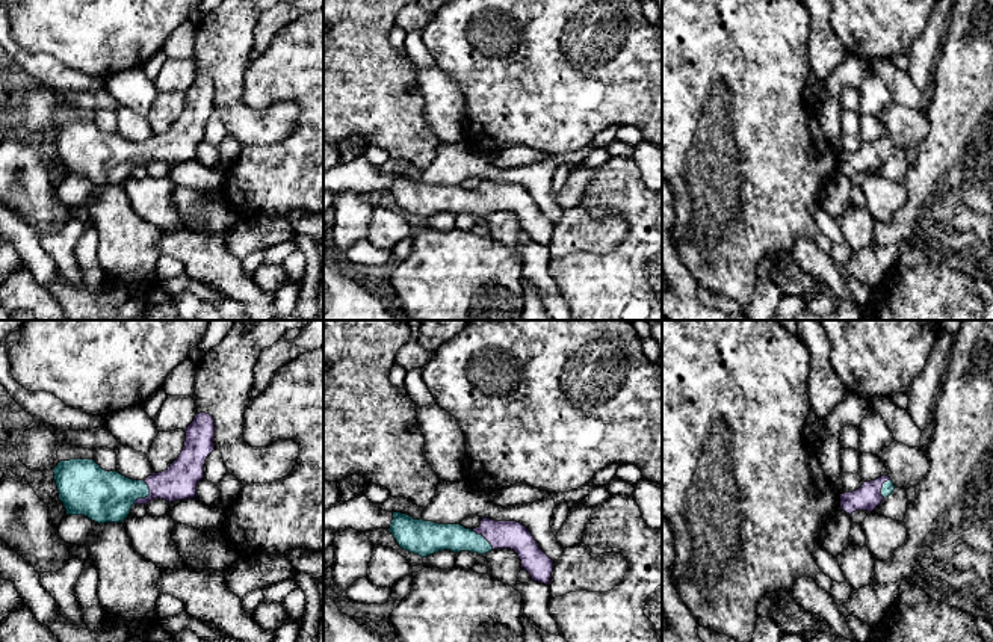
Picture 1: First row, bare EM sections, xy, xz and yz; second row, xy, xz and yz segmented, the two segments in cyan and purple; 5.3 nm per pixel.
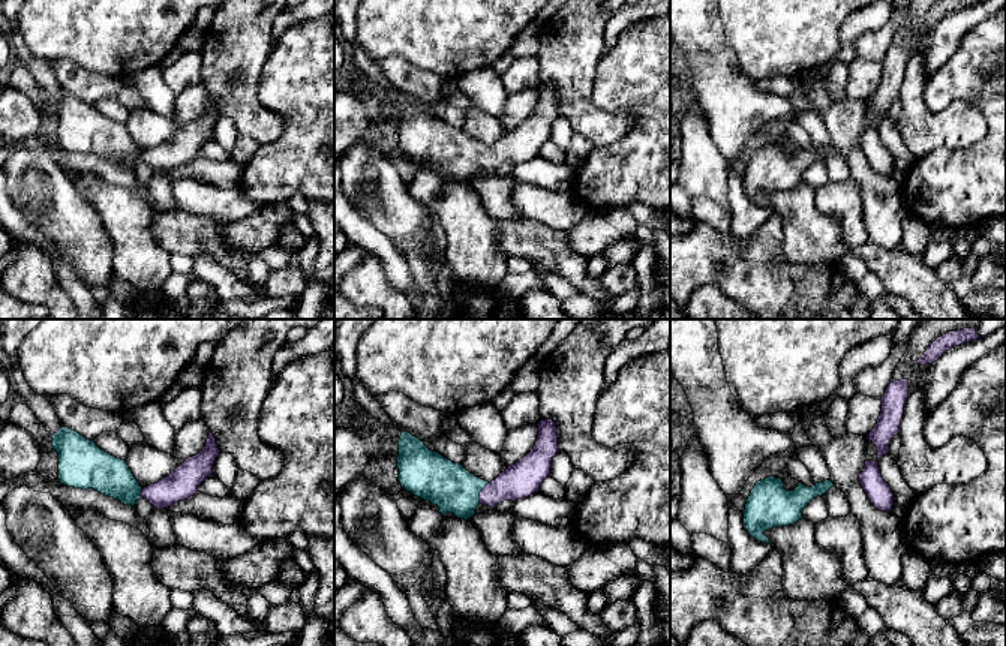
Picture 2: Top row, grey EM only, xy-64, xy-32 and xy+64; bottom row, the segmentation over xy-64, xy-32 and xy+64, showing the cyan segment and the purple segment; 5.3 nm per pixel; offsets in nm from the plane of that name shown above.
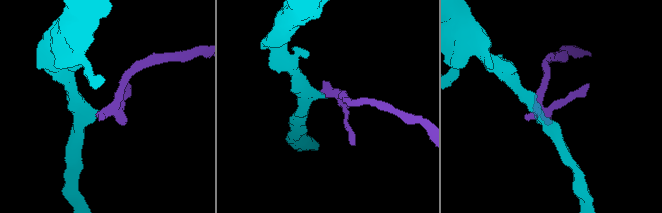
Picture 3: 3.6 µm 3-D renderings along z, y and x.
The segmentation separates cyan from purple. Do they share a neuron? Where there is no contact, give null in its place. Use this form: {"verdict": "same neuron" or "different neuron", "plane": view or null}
{"verdict": "same neuron", "plane": "xy"}

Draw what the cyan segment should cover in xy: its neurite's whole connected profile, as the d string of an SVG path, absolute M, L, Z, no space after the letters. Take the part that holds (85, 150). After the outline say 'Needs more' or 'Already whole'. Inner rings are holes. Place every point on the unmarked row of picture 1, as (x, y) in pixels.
M200 74L184 94L178 119L165 133L153 134L145 142L106 133L94 121L60 122L53 134L67 177L85 177L98 186L122 184L133 166L196 159L206 121L215 112L215 82Z. Needs more

